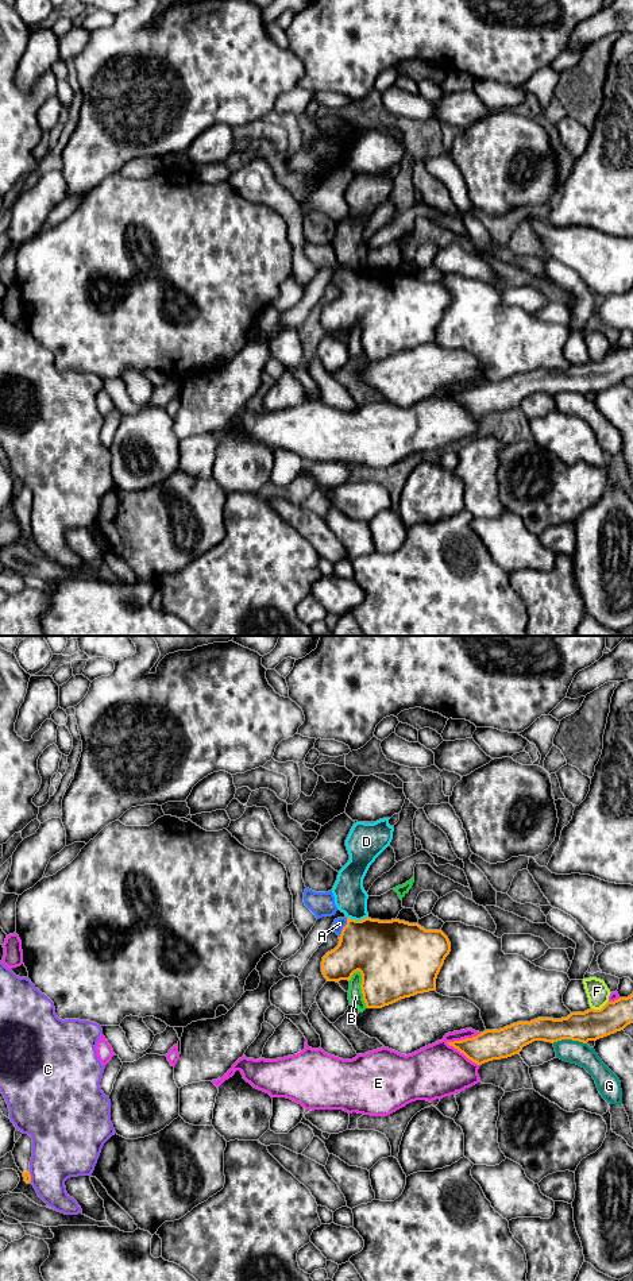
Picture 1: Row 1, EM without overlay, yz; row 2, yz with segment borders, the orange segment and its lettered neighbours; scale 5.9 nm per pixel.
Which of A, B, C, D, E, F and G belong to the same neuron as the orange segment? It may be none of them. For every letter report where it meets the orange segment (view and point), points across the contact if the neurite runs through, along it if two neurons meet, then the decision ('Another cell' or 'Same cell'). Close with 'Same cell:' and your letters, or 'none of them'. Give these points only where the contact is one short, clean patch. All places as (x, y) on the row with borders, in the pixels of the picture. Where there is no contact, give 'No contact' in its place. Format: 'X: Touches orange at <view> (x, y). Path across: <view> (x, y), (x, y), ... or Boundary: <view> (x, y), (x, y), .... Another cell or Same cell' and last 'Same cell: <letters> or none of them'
A: Touches orange at yz (343, 928). Path across: yz (378, 949), (343, 928), (339, 923). Same cell
B: Touches orange at yz (361, 987). Another cell
C: Touches orange at yz (30, 1177). Another cell
D: Touches orange at yz (356, 921). Another cell
E: Touches orange at yz (463, 1053). Another cell
F: Touches orange at yz (601, 1009). Another cell
G: Touches orange at yz (570, 1038). Another cell
Same cell: A

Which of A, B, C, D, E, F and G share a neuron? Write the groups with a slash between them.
A / B / C / D / E / F / G

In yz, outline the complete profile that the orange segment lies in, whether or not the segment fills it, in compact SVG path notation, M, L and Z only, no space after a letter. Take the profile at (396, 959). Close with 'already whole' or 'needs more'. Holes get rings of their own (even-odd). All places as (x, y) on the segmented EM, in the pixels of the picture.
M364 918L335 919L331 930L339 935L339 945L321 961L327 981L351 980L355 972L362 975L362 993L367 1008L382 1008L401 999L436 991L436 979L451 952L451 942L441 930L425 930L418 923L400 919L379 921Z | needs more

